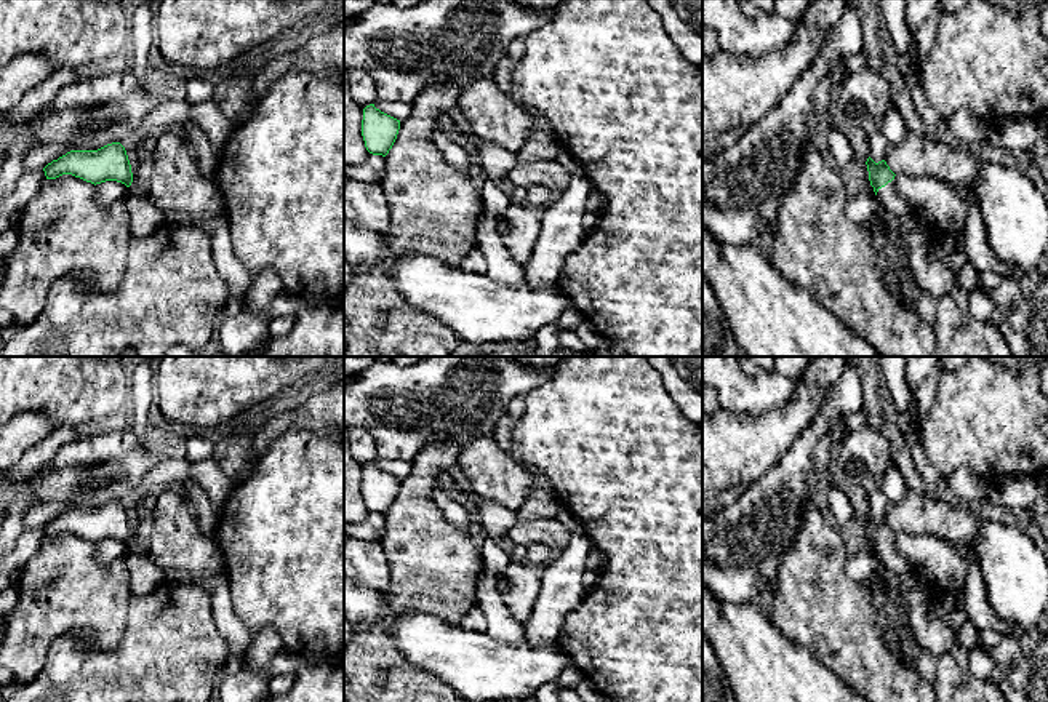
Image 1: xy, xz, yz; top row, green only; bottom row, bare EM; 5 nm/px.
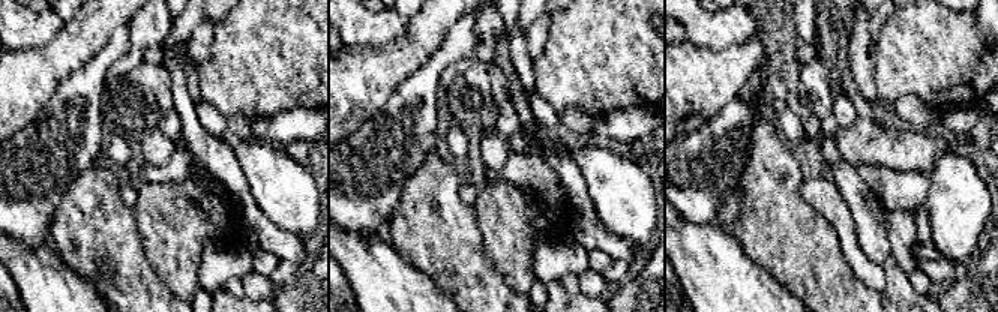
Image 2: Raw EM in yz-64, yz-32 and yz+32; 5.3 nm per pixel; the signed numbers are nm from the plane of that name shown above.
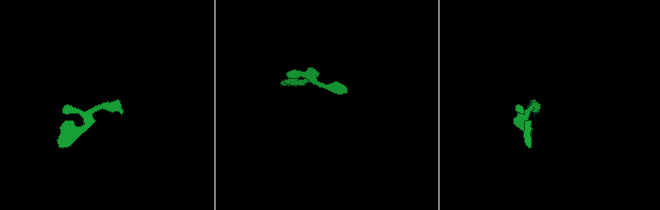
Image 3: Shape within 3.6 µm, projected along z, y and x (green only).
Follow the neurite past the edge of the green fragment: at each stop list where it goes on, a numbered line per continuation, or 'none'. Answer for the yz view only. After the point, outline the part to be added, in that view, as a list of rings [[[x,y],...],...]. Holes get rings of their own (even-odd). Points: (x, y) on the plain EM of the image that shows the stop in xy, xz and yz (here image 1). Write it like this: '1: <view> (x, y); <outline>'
1: yz (930, 630); [[[894,537],[877,550],[878,558],[901,579],[912,633],[917,643],[936,660],[958,646],[966,651],[978,648],[978,630],[968,622],[957,633],[941,619],[936,585],[923,569],[910,563],[894,544]]]

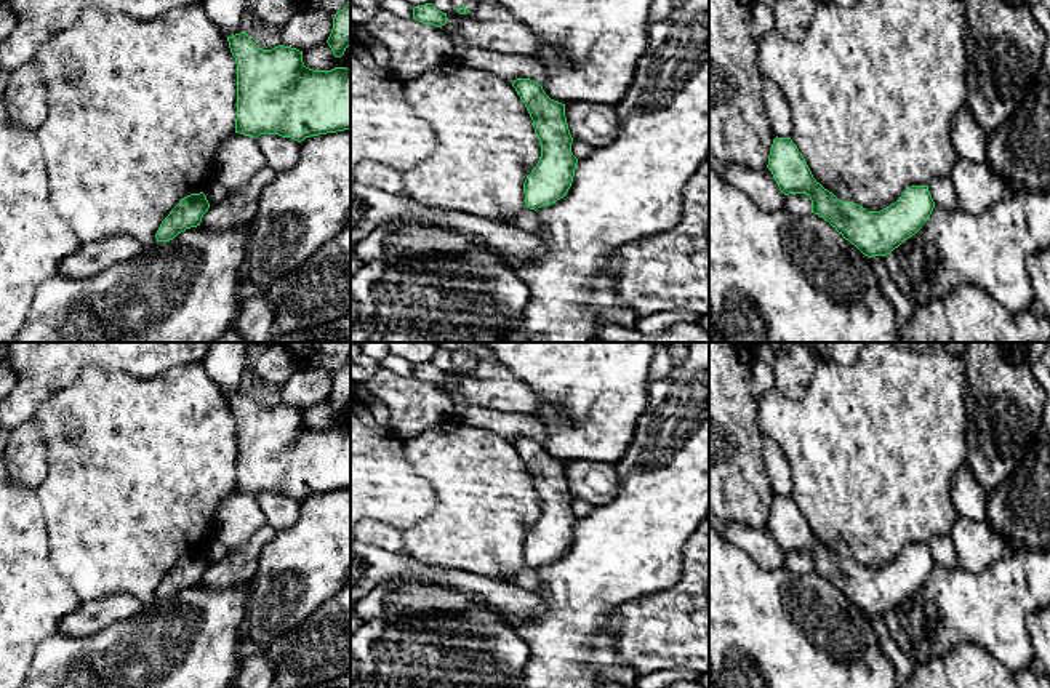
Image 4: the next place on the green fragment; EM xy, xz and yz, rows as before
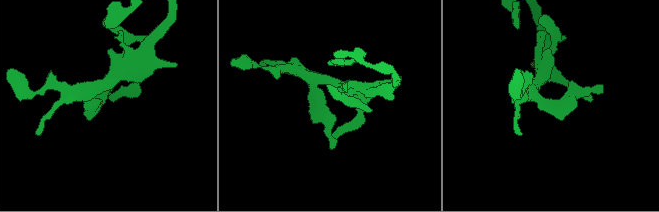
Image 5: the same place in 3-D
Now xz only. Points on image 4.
none

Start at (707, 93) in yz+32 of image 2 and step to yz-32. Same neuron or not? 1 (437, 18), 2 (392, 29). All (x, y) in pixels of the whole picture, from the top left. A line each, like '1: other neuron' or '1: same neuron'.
1: same neuron
2: other neuron

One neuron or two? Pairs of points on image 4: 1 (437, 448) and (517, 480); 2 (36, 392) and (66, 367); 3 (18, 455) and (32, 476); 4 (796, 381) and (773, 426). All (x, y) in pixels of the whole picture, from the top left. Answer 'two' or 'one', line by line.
1: one
2: one
3: one
4: two

